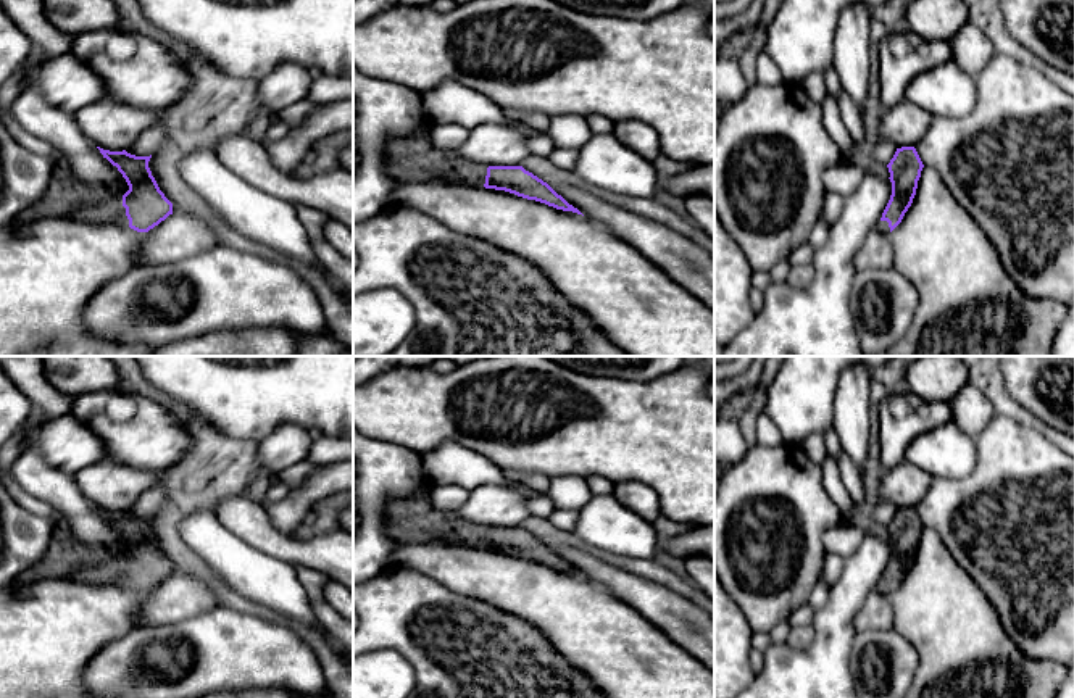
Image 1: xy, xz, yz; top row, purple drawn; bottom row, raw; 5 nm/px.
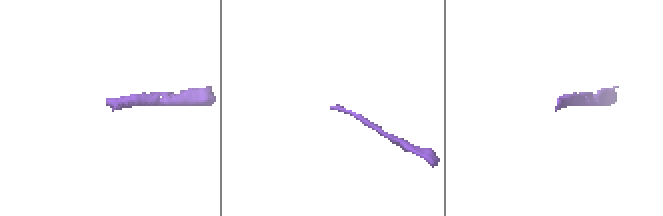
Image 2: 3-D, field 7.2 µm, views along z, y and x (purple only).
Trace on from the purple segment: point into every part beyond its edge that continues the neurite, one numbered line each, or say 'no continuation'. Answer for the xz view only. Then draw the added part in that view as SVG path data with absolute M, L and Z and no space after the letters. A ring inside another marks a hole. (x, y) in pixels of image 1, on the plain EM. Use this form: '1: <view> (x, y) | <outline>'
1: xz (415, 519) | M429 490L390 501L384 527L395 543L445 543L469 548L484 548L489 529L460 519L456 511L437 509Z

